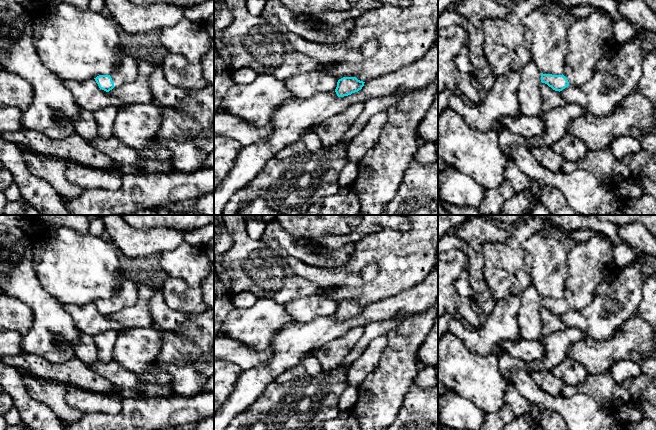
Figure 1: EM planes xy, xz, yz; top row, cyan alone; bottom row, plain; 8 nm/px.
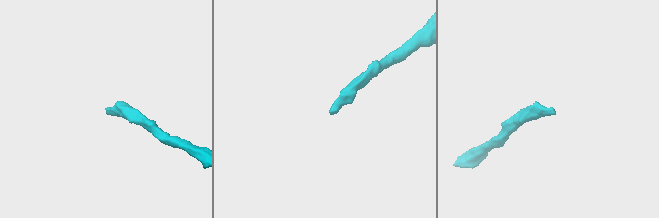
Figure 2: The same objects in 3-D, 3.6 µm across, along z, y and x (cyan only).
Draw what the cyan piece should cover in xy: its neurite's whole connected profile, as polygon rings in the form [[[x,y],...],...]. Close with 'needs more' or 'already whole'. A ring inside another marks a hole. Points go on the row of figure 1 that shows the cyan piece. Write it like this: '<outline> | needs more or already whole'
[[[127,53],[122,55],[118,69],[111,75],[99,75],[95,79],[99,88],[109,92],[114,87],[133,82],[138,73],[137,62]]] | needs more

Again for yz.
[[[594,10],[587,18],[577,19],[568,27],[564,73],[541,73],[541,82],[560,92],[568,86],[579,87],[589,81],[597,64],[615,44],[614,23],[614,19],[600,10]]] | needs more

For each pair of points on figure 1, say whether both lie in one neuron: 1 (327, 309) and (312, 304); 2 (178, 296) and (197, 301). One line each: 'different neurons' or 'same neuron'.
1: same neuron
2: same neuron

